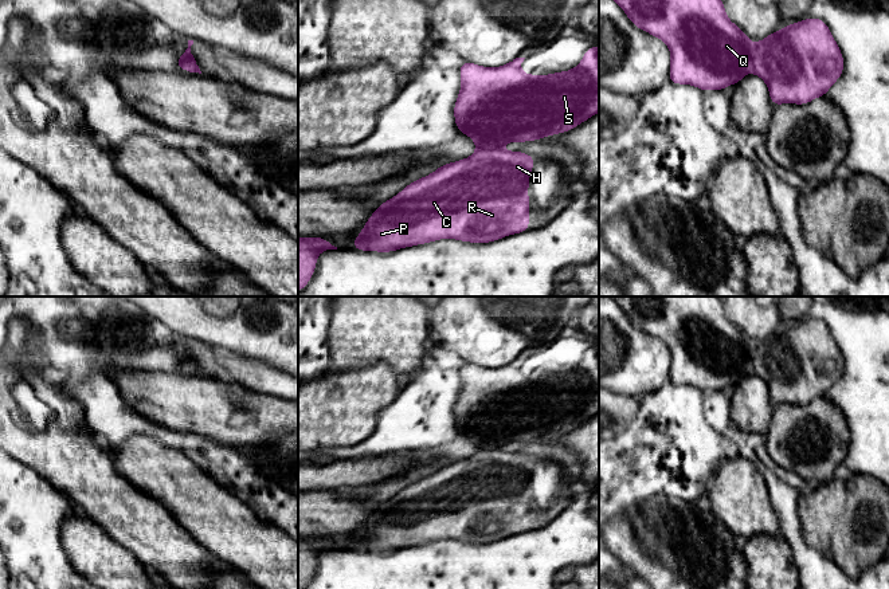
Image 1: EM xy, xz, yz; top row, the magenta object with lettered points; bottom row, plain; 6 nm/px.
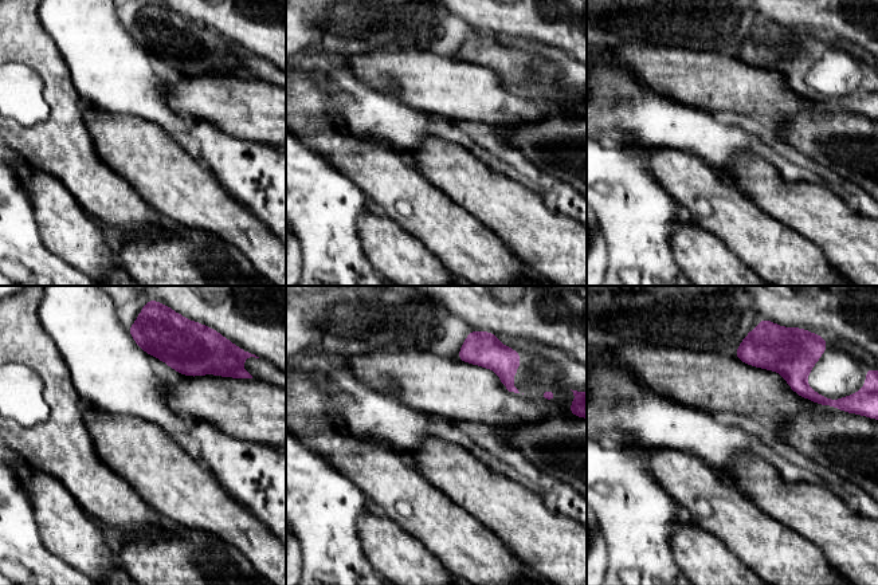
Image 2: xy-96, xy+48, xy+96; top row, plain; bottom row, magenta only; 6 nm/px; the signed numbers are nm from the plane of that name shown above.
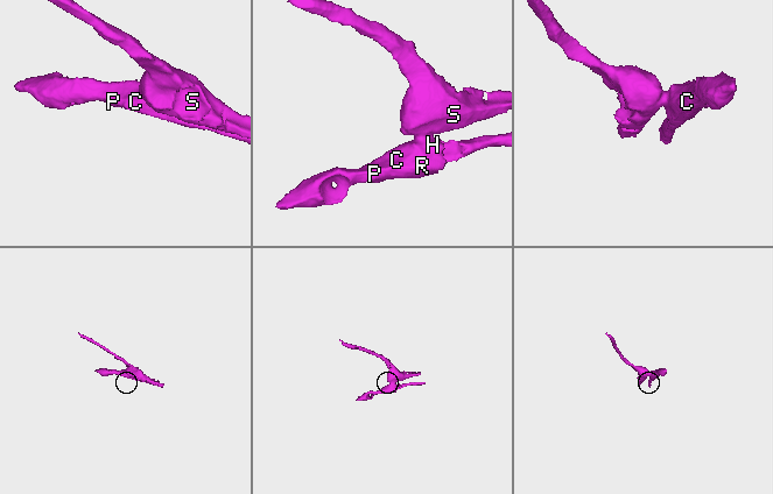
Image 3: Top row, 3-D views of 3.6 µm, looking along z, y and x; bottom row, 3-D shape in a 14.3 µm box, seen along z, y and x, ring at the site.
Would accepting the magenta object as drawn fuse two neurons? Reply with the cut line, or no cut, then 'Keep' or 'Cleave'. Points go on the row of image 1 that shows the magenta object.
Split along xz (478, 146), (497, 148). Cleave

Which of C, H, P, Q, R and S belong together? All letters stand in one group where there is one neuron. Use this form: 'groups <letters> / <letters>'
groups C H P R / Q S

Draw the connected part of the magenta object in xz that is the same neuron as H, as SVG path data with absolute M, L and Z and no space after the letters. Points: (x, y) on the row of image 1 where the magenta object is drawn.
M477 148L469 158L440 165L381 203L350 248L392 252L440 239L485 244L529 231L528 188L534 162L528 153Z

